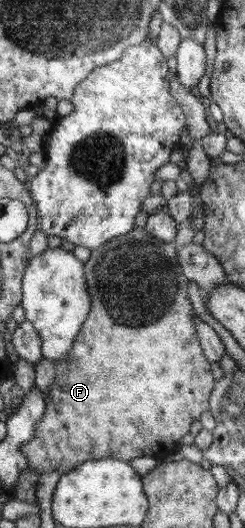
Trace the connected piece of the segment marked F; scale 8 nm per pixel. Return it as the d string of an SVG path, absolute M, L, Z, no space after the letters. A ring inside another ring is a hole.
M136 228L127 233L127 235L113 237L113 239L103 243L101 247L91 250L91 257L85 261L84 270L85 282L87 282L87 290L89 290L89 298L91 298L89 315L87 315L82 325L82 331L79 331L79 335L76 336L74 347L68 356L68 363L65 366L62 364L55 366L57 377L55 377L55 382L51 385L51 392L44 399L47 408L43 419L39 419L39 423L35 427L33 439L19 447L28 458L27 469L36 470L39 475L50 474L53 471L63 475L71 471L73 467L77 467L77 465L97 459L113 458L129 462L137 457L156 457L159 460L163 460L167 455L178 451L181 445L179 441L183 439L184 435L190 433L189 427L191 427L191 423L199 420L201 413L209 409L211 393L216 385L211 364L209 364L207 357L203 354L196 335L196 321L194 320L197 315L187 296L189 278L181 272L177 246L174 242L165 243L163 240L147 233L144 229Z

